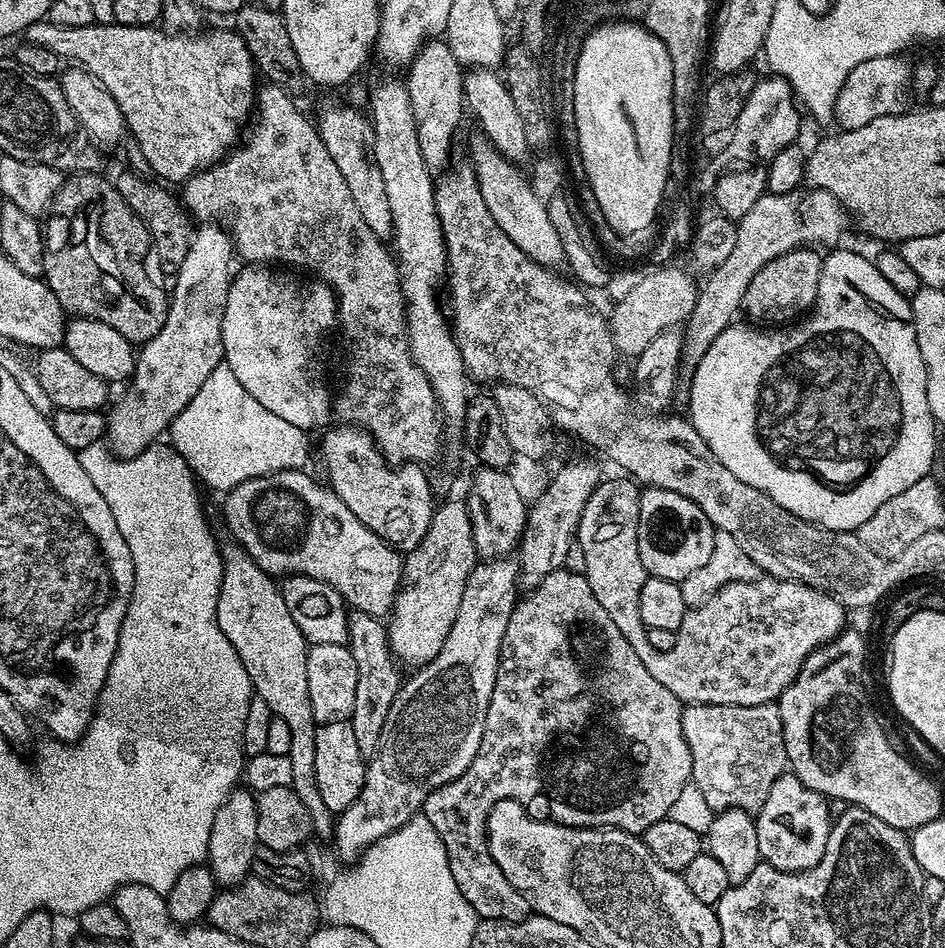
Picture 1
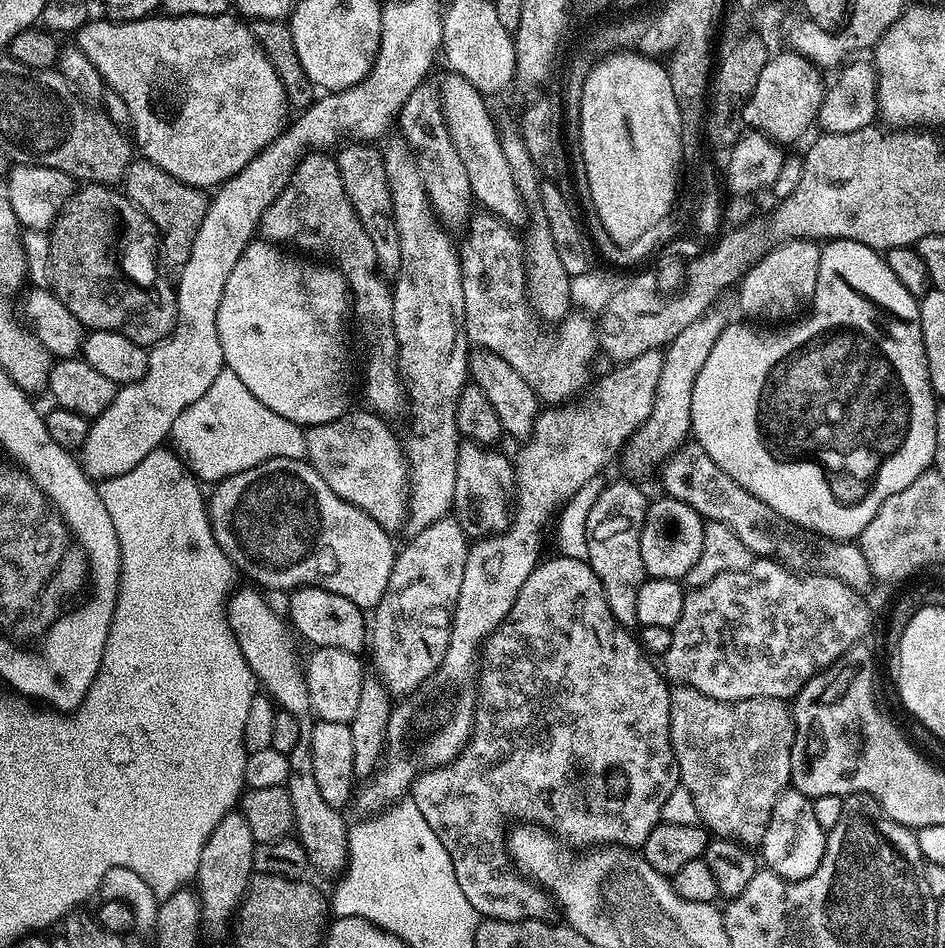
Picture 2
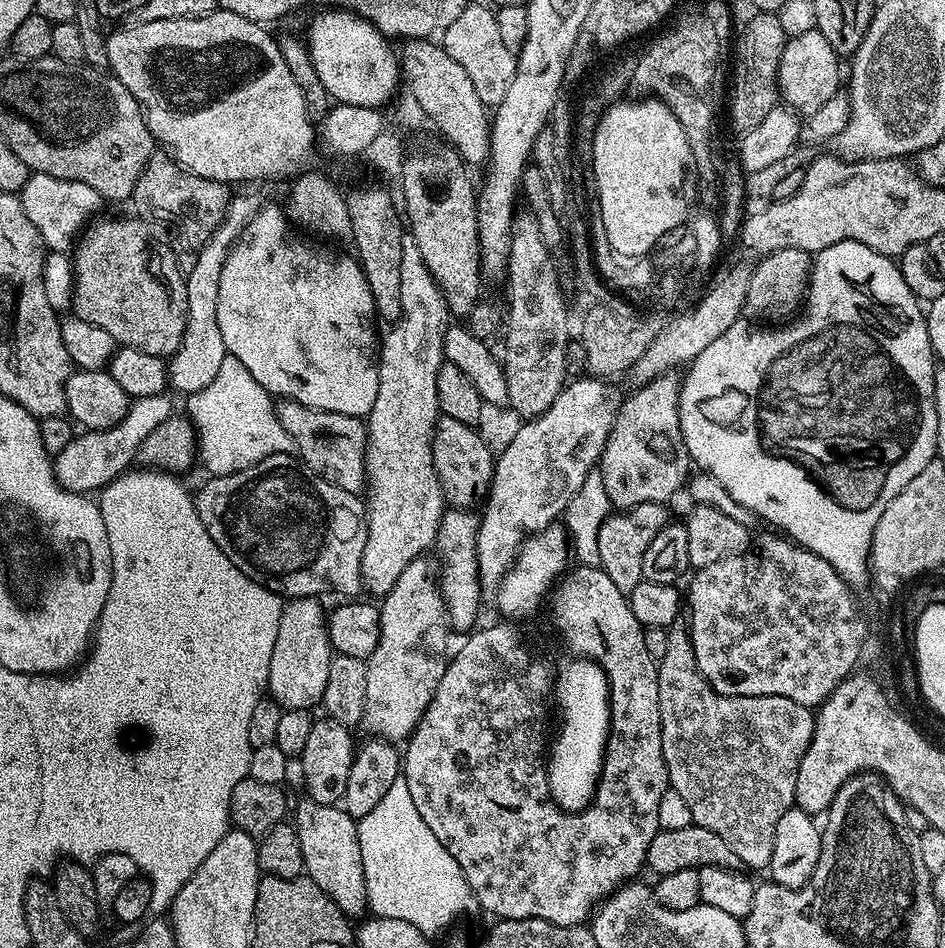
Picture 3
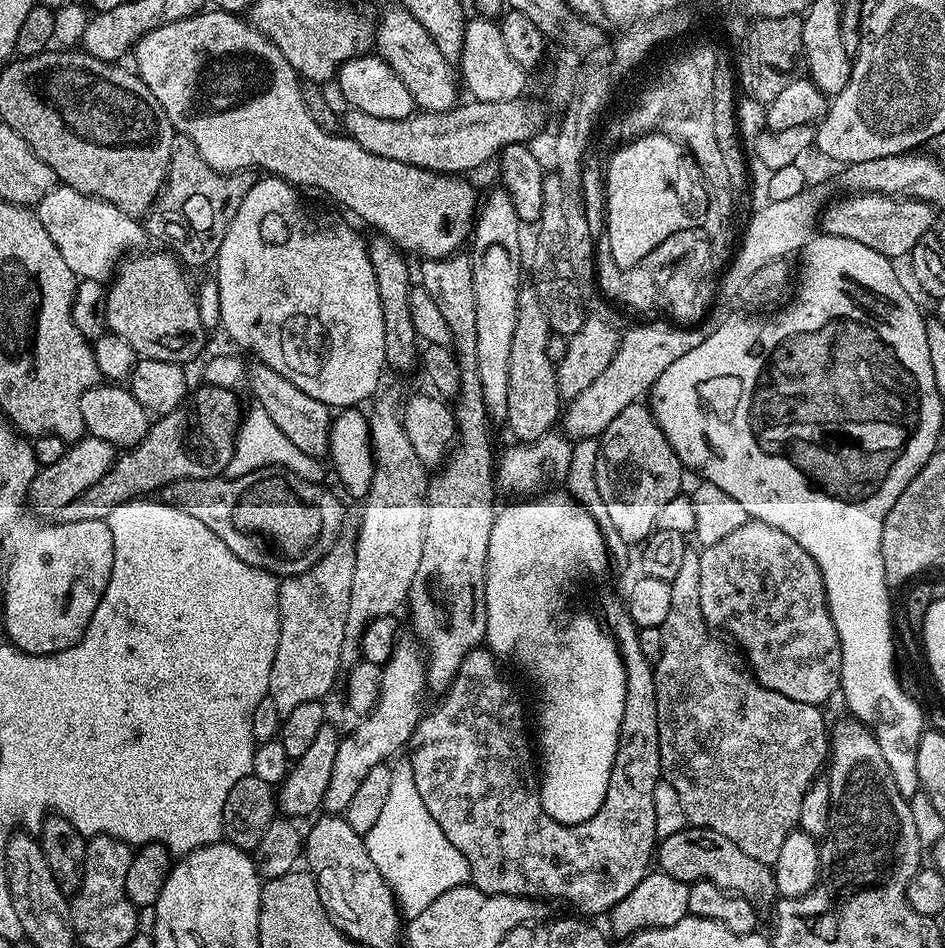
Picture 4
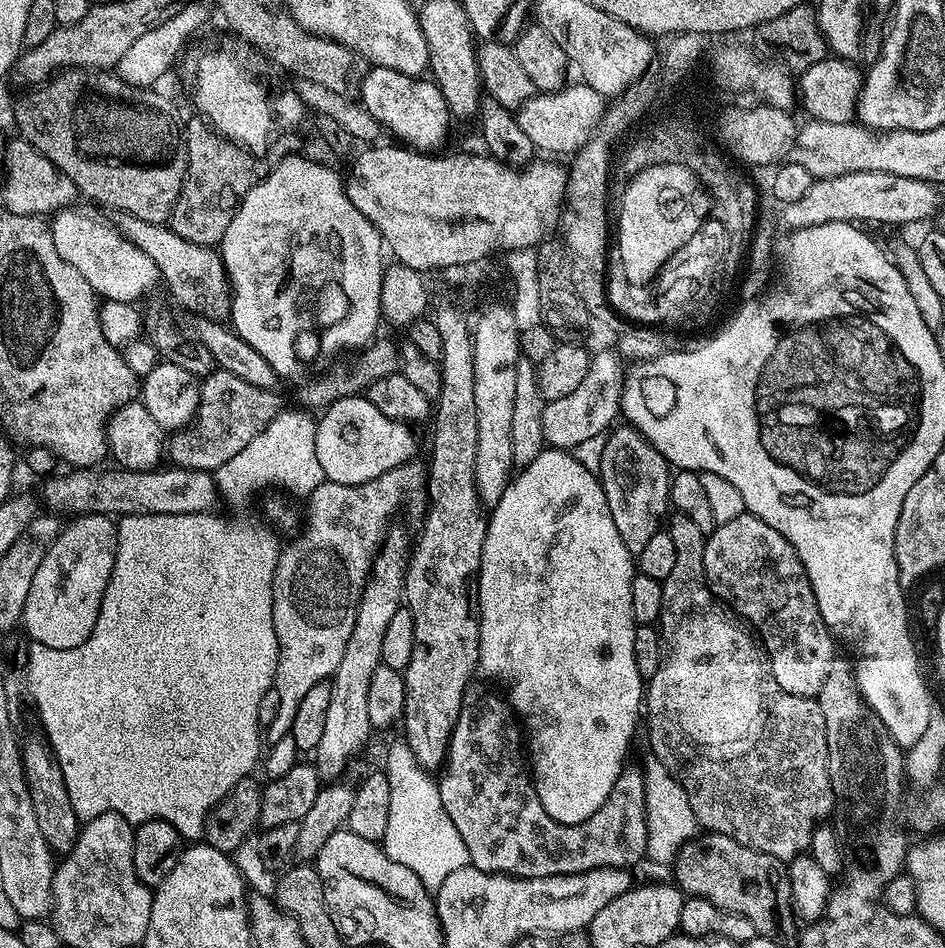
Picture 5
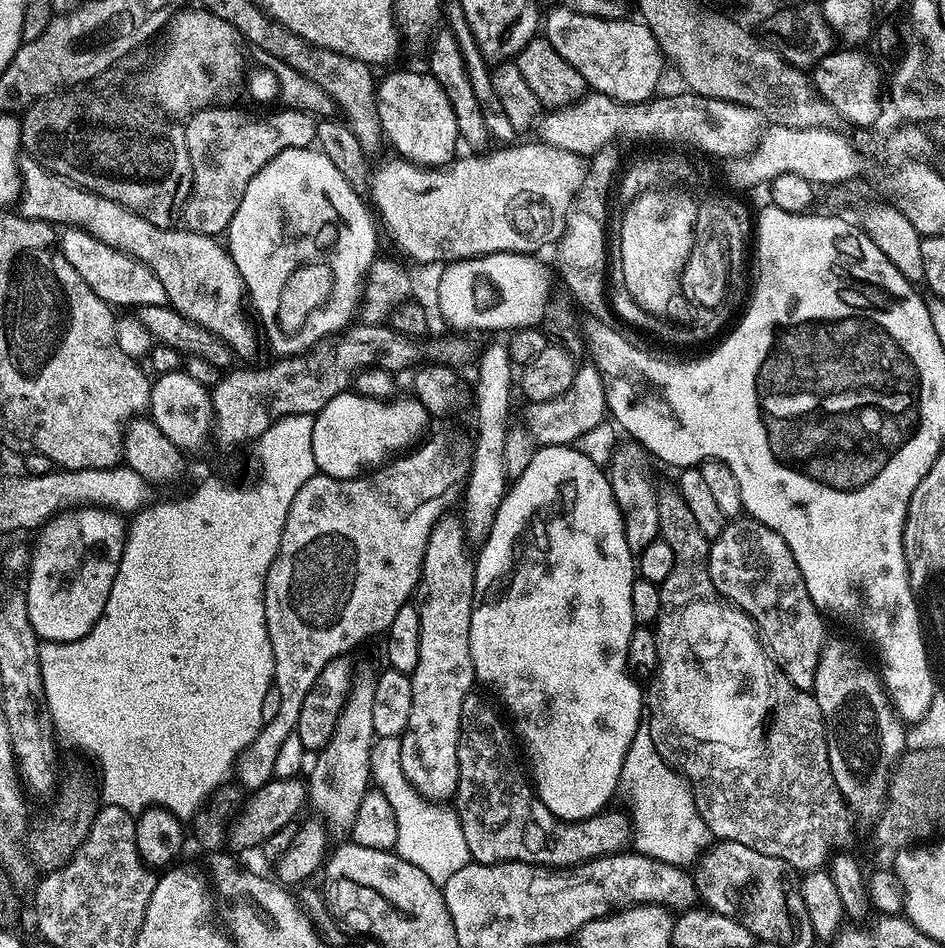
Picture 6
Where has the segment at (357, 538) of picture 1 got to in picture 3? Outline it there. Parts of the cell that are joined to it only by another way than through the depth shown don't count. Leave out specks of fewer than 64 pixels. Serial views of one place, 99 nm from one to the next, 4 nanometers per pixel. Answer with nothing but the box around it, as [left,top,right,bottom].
[195,452,368,598]

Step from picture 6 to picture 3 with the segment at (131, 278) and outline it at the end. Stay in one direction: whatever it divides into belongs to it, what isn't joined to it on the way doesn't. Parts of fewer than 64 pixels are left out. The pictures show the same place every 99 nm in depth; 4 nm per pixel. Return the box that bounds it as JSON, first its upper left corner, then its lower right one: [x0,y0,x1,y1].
[18,172,102,254]

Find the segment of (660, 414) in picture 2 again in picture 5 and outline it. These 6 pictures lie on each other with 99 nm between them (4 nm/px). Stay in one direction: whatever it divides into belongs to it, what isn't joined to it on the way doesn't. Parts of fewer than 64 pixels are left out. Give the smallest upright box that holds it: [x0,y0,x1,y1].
[598,426,673,554]

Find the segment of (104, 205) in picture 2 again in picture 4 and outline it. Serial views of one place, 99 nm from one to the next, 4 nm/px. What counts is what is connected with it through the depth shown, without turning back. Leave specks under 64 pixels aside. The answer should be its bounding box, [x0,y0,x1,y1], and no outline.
[102,252,206,366]

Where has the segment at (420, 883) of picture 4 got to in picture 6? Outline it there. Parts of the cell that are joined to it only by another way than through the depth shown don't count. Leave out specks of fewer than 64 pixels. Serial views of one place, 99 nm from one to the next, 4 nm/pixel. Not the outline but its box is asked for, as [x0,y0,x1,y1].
[371,736,470,886]

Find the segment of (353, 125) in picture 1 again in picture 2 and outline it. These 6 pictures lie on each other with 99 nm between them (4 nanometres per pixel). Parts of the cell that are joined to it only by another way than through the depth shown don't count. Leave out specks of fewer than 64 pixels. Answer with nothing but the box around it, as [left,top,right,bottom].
[334,142,402,278]

